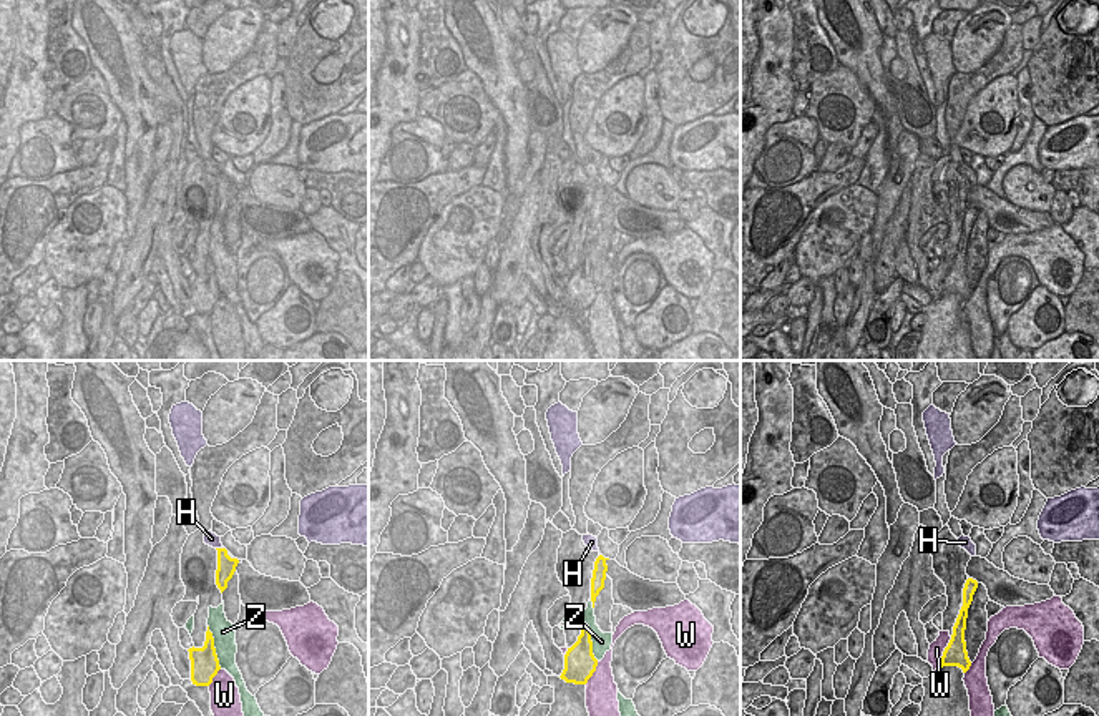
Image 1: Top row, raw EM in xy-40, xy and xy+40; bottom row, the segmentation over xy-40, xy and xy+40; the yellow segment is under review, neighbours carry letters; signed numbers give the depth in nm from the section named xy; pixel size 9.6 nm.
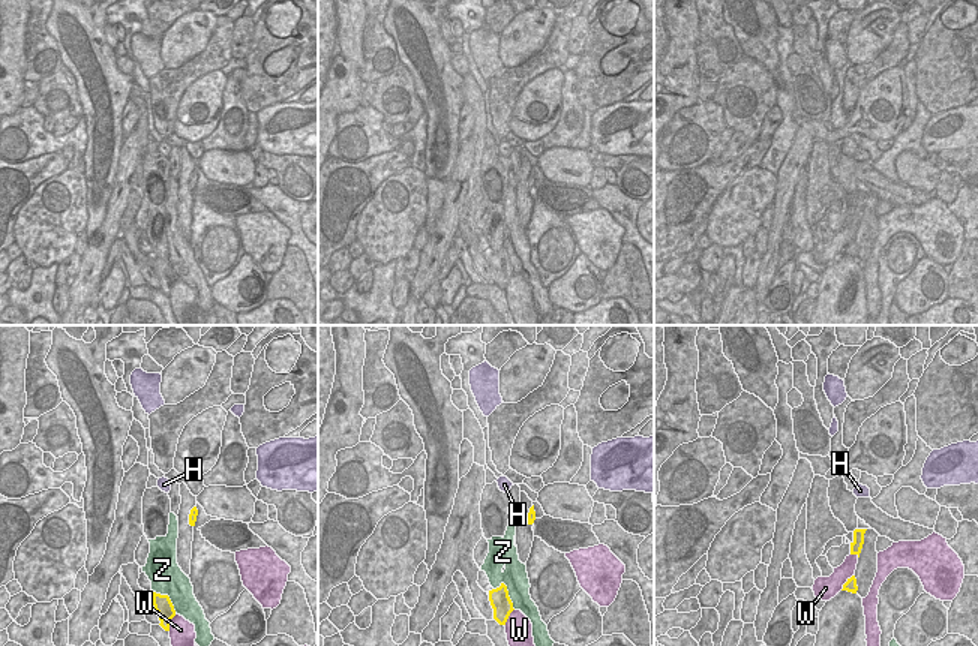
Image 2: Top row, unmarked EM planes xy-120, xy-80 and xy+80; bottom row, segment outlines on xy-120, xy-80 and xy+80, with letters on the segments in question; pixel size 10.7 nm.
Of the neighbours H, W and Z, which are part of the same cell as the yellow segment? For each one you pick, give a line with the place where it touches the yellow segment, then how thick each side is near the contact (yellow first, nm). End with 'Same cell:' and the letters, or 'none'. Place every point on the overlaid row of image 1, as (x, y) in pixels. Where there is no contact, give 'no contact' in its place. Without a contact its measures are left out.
Same cell: none

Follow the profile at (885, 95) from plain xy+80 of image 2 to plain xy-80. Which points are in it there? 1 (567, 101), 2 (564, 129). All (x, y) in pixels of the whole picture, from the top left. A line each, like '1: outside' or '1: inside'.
1: outside
2: outside

